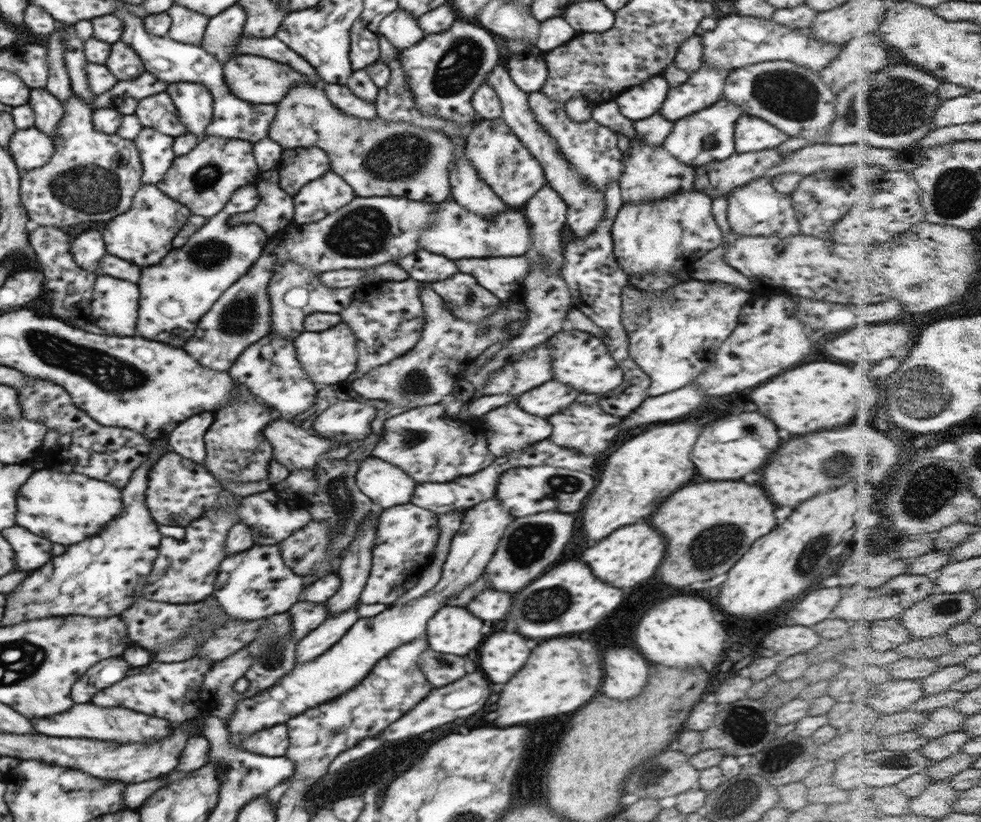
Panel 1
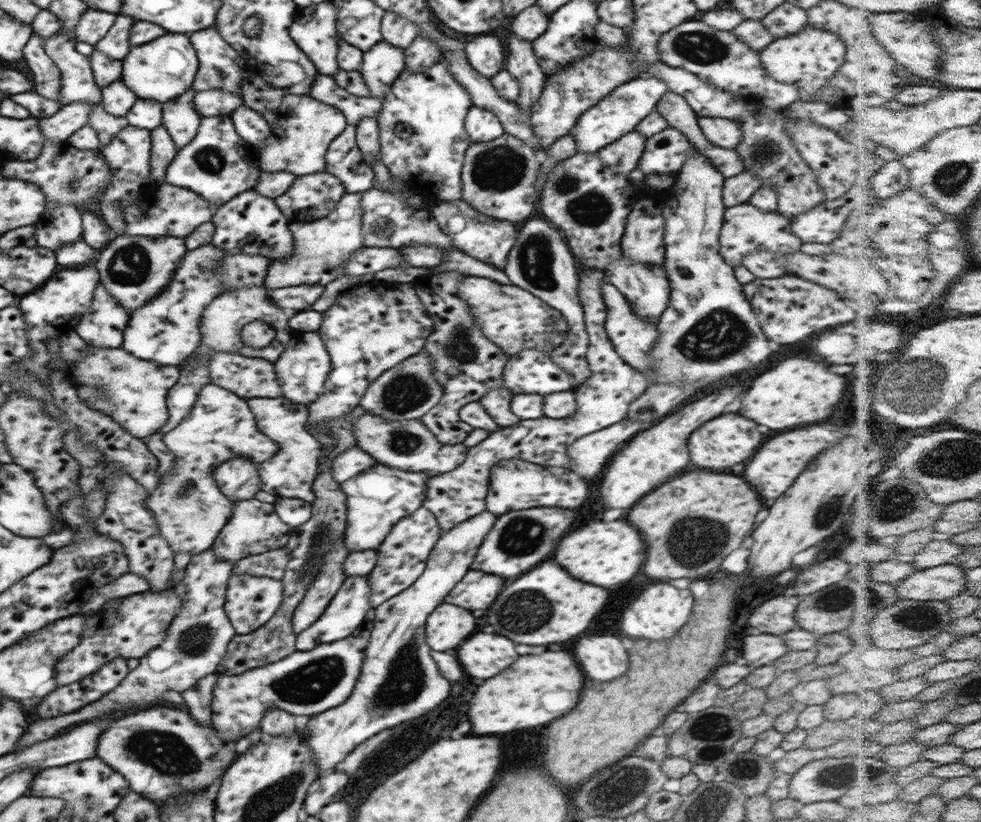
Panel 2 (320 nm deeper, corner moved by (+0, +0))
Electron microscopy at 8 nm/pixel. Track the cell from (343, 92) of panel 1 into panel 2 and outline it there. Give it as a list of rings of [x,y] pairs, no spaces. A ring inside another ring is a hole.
[[[288,94],[283,96],[276,116],[277,125],[257,151],[263,172],[291,172],[296,177],[325,172],[328,147],[347,125],[342,111],[312,98],[310,94]]]

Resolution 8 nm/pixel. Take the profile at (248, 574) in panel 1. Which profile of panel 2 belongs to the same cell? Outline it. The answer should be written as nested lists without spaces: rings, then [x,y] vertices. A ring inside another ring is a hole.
[[[232,574],[228,579],[224,610],[234,627],[235,634],[247,635],[268,622],[278,610],[284,594],[283,582],[267,576]]]

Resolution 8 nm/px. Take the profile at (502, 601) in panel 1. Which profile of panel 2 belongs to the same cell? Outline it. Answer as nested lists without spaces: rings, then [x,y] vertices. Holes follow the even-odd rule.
[[[470,569],[445,596],[444,603],[456,604],[466,610],[488,608],[502,590],[504,580],[492,573]]]

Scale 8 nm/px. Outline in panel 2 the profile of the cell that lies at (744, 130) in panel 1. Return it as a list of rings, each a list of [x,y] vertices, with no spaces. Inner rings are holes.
[[[697,117],[705,139],[718,148],[733,149],[741,141],[740,125],[732,119],[720,117]]]

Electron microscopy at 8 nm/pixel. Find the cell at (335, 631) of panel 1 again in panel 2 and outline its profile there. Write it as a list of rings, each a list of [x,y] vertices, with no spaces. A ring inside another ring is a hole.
[[[368,576],[345,577],[339,591],[324,610],[324,616],[320,616],[316,620],[316,624],[312,624],[312,628],[308,627],[297,634],[295,640],[297,650],[309,651],[316,648],[318,644],[326,644],[326,642],[334,642],[334,640],[342,640],[342,638],[350,636],[365,621],[365,614],[368,614],[368,610],[372,610],[370,596],[371,586]]]

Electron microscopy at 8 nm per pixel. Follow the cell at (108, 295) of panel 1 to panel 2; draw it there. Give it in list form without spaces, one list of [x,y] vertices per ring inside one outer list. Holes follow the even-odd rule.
[[[101,282],[95,292],[90,308],[73,330],[89,346],[118,348],[123,343],[122,334],[130,320],[129,313],[116,304],[116,299],[106,292]]]

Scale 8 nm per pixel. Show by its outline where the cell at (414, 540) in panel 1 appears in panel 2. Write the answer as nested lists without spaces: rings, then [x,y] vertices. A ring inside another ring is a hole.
[[[424,506],[392,527],[379,546],[378,560],[372,572],[368,574],[371,586],[370,598],[374,609],[385,600],[406,590],[423,573],[431,550],[441,538],[441,533],[436,517]]]

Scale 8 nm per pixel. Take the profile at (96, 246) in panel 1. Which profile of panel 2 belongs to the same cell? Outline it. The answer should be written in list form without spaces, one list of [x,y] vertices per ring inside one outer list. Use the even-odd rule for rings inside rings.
[[[58,206],[45,210],[36,223],[35,239],[39,246],[56,252],[64,242],[82,240],[82,216],[74,206]]]

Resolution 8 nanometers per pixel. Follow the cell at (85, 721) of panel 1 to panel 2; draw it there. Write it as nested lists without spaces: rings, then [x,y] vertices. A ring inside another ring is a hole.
[[[156,706],[112,722],[100,736],[97,754],[128,781],[131,791],[157,806],[180,793],[214,784],[233,762],[237,754],[235,748],[232,739],[225,741],[219,737],[212,723],[200,726],[186,706],[168,710],[166,706]]]

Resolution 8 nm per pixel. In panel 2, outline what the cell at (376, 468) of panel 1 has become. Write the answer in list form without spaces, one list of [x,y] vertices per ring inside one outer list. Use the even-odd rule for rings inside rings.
[[[357,446],[356,448],[349,448],[334,458],[331,466],[332,478],[336,482],[343,483],[376,463],[378,463],[377,460],[373,459],[361,448]]]

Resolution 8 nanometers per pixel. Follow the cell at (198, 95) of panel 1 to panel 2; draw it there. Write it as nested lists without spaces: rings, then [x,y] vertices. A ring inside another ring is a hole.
[[[189,88],[184,94],[162,103],[161,124],[166,127],[178,149],[184,148],[198,132],[201,114],[193,109],[196,90]]]

